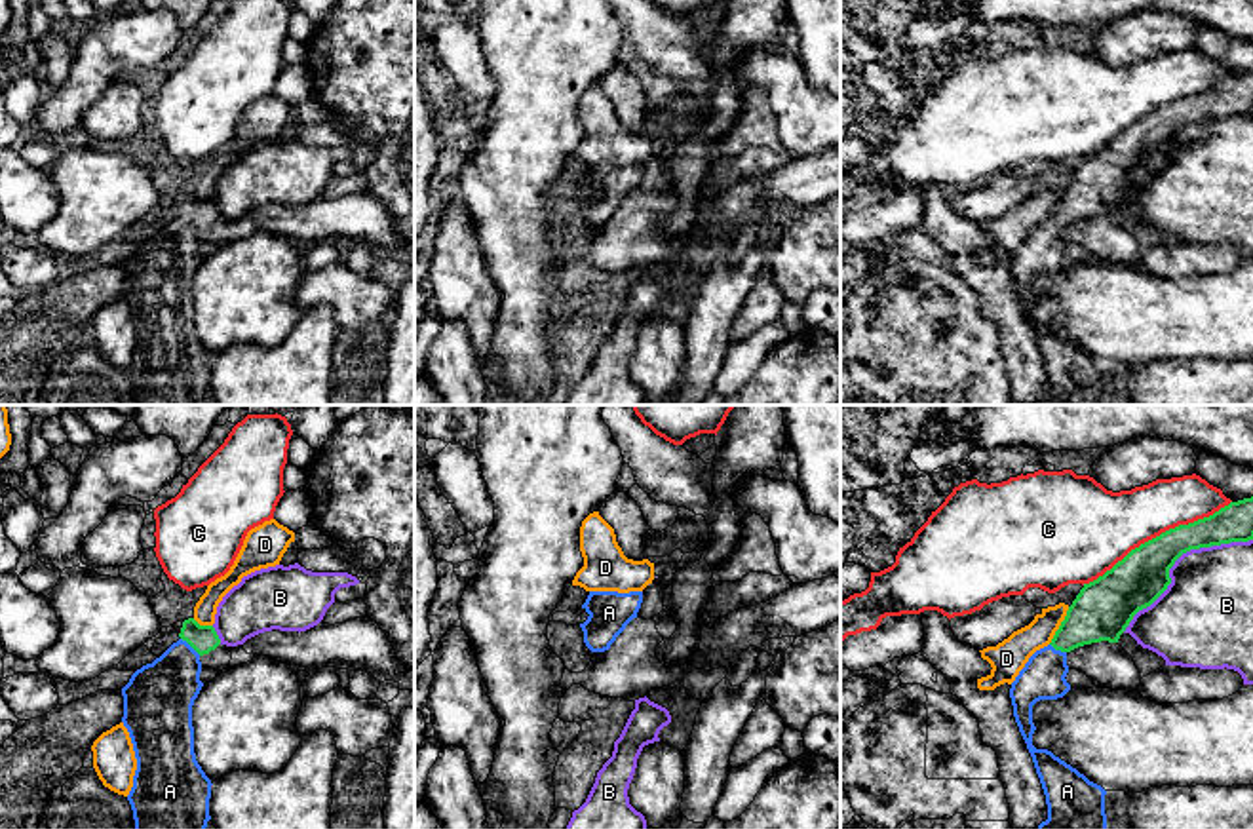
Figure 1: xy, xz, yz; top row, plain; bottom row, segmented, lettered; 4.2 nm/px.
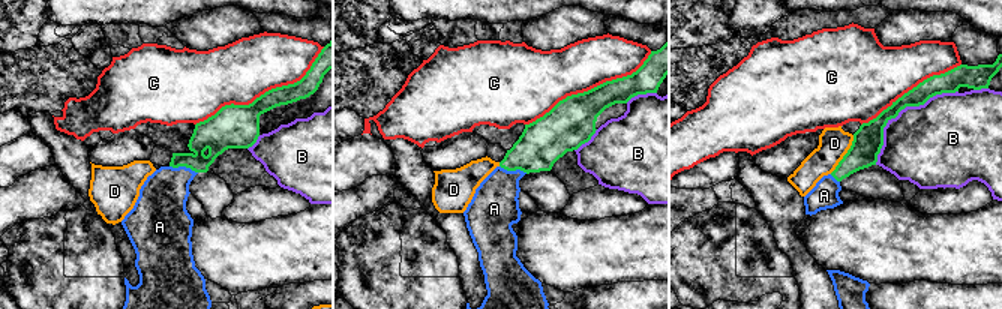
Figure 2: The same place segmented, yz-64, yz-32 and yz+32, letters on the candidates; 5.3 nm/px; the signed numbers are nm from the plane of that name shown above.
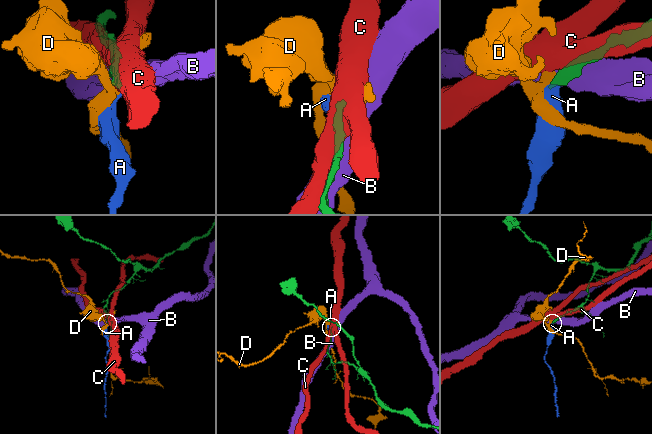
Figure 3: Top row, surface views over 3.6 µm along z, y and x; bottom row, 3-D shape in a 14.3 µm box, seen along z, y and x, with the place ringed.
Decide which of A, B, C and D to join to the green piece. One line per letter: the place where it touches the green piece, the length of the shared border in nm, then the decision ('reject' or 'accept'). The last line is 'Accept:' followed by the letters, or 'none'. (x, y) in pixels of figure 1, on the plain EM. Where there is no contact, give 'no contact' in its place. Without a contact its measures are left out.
A: xy (191, 219) | 120 nm | accept
B: yz (1175, 134) | 700 nm | reject
C: yz (1156, 111) | 700 nm | reject
D: yz (1060, 200) | 180 nm | reject
Accept: A

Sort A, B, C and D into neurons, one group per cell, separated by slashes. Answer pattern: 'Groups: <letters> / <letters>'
Groups: A / B / C / D

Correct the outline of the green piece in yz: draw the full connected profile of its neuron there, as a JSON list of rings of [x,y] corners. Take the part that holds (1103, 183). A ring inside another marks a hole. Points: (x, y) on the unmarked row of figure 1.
[[[1253,70],[1230,76],[1209,91],[1162,106],[1160,110],[1131,124],[1097,154],[1084,158],[1069,181],[1067,190],[1055,205],[1051,217],[1029,232],[1025,241],[1012,257],[1010,272],[1015,297],[1032,331],[1048,378],[1048,394],[1042,395],[1034,405],[1107,405],[1107,365],[1055,331],[1051,325],[1036,323],[1032,319],[1032,308],[1036,304],[1032,297],[1032,280],[1040,274],[1063,272],[1070,264],[1070,259],[1065,253],[1069,247],[1067,228],[1091,217],[1118,217],[1133,190],[1150,181],[1167,164],[1171,158],[1169,143],[1183,127],[1190,124],[1249,114],[1253,114]]]

